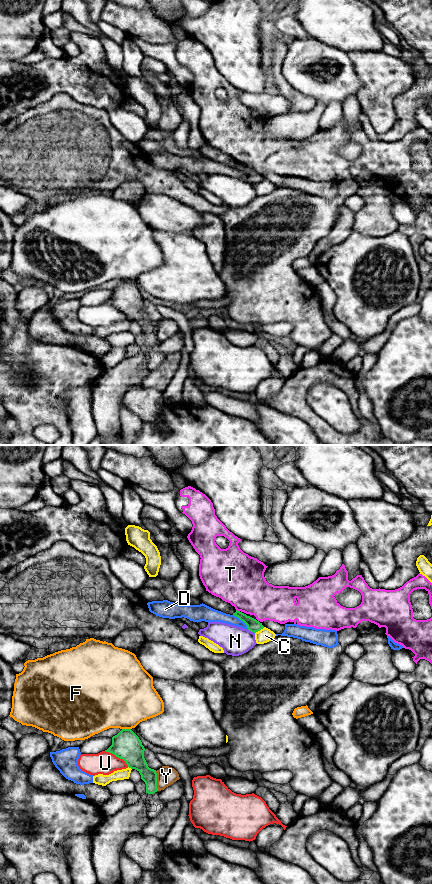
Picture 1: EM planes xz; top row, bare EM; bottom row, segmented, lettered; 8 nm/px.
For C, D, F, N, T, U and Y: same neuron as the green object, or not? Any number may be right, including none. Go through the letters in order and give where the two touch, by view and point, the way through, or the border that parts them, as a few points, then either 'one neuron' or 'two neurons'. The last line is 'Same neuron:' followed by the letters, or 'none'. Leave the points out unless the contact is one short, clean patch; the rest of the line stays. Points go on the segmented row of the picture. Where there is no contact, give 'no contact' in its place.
C: meets green in xz at (259, 630); two neurons
D: meets green in xz at (242, 620); two neurons
F: meets green in xz at (126, 729); two neurons
N: meets green in xz at (250, 630); two neurons
T: meets green in xz at (238, 611); two neurons
U: meets green in xz at (117, 756); two neurons
Y: meets green in xz at (156, 781); two neurons
Same neuron: none

